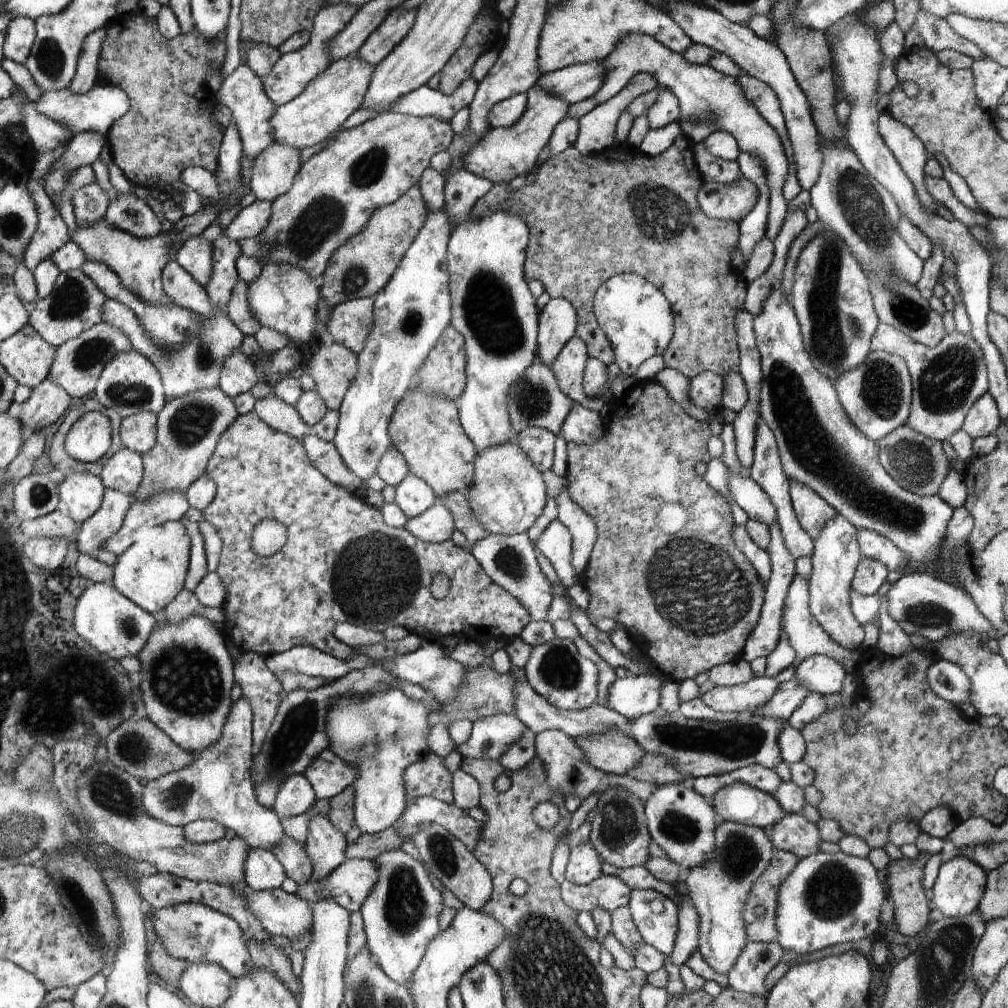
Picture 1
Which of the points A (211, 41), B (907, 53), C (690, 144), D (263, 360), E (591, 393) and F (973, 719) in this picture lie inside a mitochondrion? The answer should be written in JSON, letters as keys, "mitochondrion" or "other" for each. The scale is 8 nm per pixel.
{"A":"other","B":"other","C":"other","D":"other","E":"other","F":"other"}

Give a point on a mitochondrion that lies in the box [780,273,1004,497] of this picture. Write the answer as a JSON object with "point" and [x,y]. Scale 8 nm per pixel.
{"point":[946,381]}

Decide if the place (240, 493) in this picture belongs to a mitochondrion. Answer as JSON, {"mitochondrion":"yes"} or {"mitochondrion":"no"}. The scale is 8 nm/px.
{"mitochondrion":"no"}

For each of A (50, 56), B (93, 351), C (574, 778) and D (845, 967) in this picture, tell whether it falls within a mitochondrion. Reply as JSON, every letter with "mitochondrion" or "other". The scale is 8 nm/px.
{"A":"mitochondrion","B":"mitochondrion","C":"other","D":"other"}

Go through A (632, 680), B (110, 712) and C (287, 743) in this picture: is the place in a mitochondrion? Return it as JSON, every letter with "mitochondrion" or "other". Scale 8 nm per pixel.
{"A":"other","B":"mitochondrion","C":"mitochondrion"}

